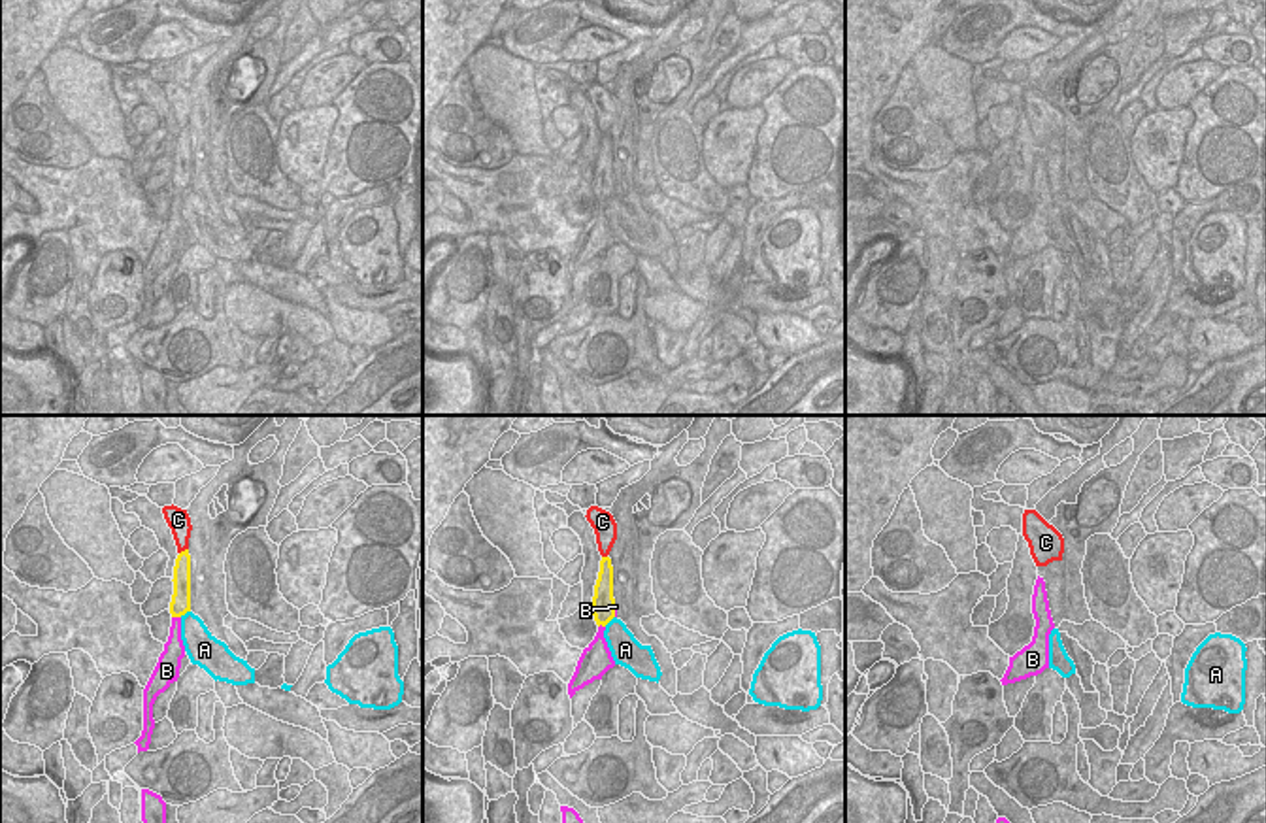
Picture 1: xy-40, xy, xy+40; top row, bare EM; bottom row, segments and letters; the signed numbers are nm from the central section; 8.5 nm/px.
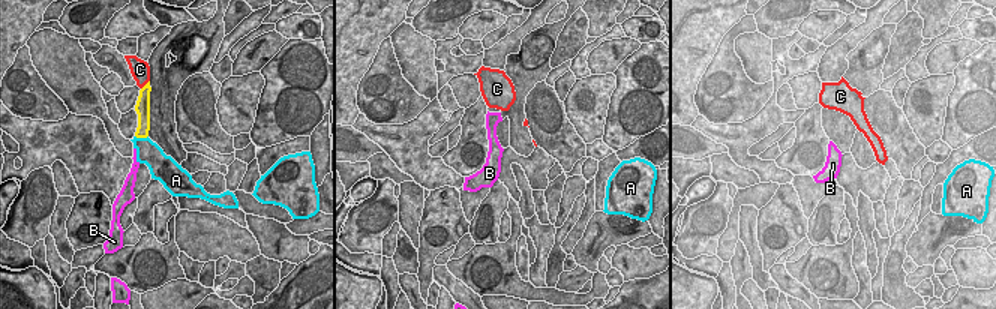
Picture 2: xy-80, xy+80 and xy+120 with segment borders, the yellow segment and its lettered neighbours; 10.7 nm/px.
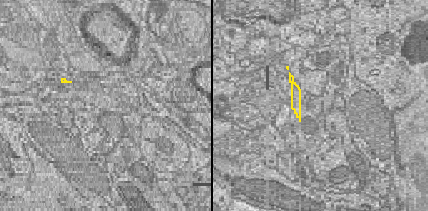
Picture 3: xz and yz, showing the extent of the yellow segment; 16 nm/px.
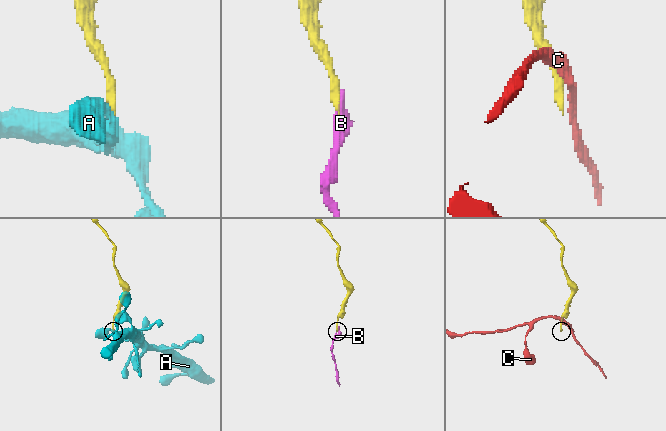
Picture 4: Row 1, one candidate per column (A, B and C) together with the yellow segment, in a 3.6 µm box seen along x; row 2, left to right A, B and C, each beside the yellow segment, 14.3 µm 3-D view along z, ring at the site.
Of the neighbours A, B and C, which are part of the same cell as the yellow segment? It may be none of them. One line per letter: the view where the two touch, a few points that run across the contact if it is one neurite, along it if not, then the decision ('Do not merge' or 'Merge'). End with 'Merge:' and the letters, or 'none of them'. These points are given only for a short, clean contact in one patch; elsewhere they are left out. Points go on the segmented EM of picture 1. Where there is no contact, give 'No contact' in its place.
A: Touches yellow in xy-40. Line: xy-40 (189, 610), (180, 616). Do not merge
B: Touches yellow in xy-40. Line: xy-40 (180, 604), (176, 616), (174, 644). Merge
C: Touches yellow in xy-40. Line: xy-40 (187, 548), (180, 554). Do not merge
Merge: B

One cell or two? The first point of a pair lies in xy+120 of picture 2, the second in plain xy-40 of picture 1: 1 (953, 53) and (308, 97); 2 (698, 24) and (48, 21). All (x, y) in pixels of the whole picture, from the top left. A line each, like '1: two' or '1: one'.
1: one
2: one

